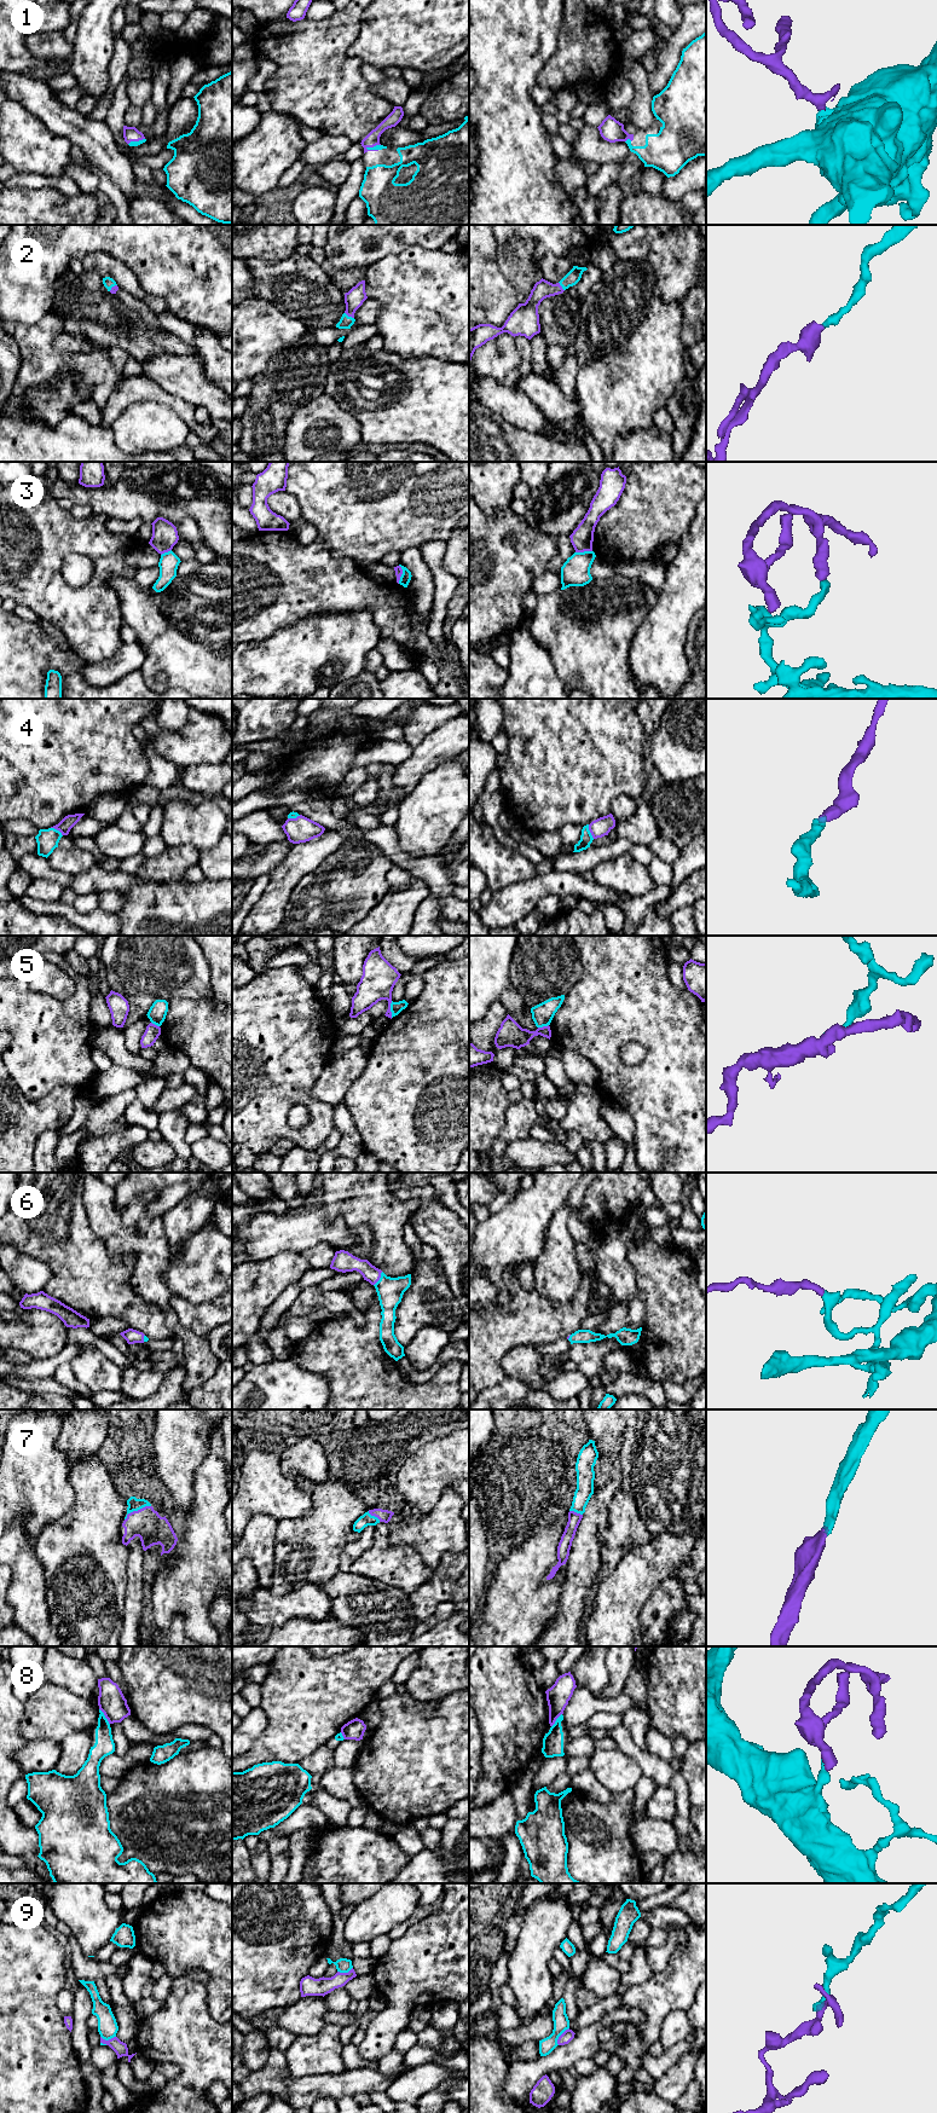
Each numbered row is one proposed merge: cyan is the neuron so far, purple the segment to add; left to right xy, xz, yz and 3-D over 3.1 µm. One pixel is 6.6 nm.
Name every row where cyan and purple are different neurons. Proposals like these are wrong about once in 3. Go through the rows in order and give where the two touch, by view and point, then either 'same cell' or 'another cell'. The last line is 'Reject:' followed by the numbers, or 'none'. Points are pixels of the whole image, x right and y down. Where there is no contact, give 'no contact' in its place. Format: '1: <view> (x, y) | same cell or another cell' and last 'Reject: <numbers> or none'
1: xz (372, 148) | same cell
2: xz (350, 317) | same cell
3: xz (402, 574) | another cell
4: yz (589, 832) | same cell
5: xz (391, 1009) | another cell
6: xz (380, 1279) | same cell
7: xy (136, 1510) | same cell
8: xy (104, 1717) | another cell
9: yz (560, 2035) | another cell
Reject: 3, 5, 8, 9

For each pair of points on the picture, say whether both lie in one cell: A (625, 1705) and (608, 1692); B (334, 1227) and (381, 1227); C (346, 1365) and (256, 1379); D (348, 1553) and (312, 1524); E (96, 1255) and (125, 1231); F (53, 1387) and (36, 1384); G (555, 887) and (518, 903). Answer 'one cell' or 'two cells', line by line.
A: two cells
B: two cells
C: two cells
D: two cells
E: two cells
F: one cell
G: one cell

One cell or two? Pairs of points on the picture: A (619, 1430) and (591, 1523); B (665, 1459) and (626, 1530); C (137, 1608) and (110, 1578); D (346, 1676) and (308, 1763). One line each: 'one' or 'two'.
A: two
B: two
C: two
D: two

